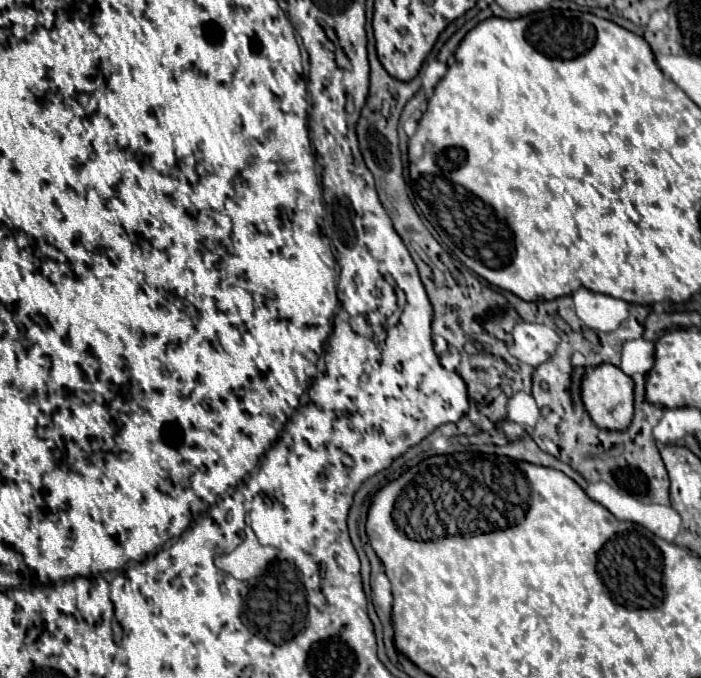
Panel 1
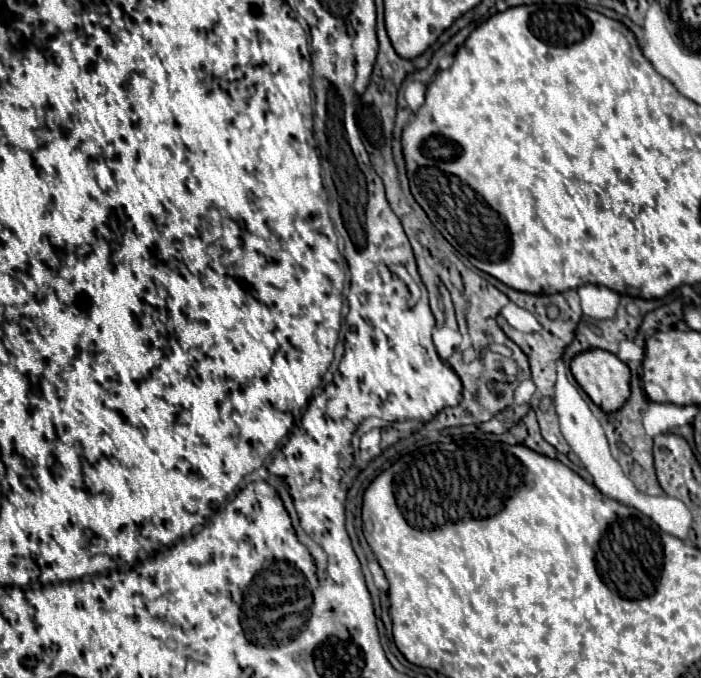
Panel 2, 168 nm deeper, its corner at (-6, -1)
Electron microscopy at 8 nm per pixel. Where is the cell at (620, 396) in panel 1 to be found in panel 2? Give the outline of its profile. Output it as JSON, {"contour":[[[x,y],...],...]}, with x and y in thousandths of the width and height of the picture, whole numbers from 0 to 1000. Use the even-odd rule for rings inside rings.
{"contour":[[[837,516],[820,525],[815,534],[815,549],[832,578],[863,608],[880,608],[900,584],[900,546],[892,534],[886,534],[877,522],[866,516]]]}

